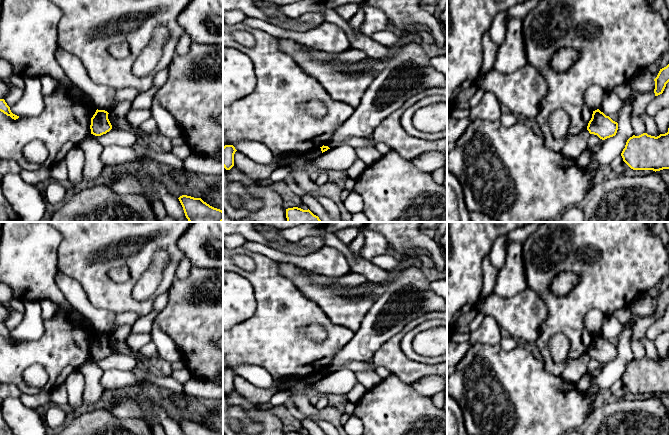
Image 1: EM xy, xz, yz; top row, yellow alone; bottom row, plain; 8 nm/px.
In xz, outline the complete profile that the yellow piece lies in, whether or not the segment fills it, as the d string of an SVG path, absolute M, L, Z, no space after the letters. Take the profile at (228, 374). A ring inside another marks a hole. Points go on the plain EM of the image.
M233 369L223 371L223 391L230 394L234 390L234 378L237 374Z

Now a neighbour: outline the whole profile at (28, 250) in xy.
M2 222L0 283L8 285L14 299L25 304L49 299L69 307L75 320L97 334L91 322L69 304L56 284L57 249L62 239L62 234L47 222Z

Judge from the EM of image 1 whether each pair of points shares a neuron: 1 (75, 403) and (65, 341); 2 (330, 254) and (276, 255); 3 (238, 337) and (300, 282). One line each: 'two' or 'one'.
1: two
2: one
3: two

